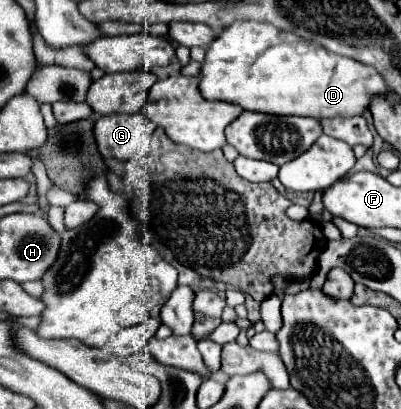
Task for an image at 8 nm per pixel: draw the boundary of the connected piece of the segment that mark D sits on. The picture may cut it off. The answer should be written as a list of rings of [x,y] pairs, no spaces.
[[[233,21],[227,29],[223,29],[215,41],[211,41],[211,45],[207,45],[207,53],[205,53],[205,63],[200,69],[200,74],[195,76],[199,79],[199,91],[205,99],[219,99],[219,101],[229,101],[235,105],[241,105],[247,111],[259,111],[259,113],[271,113],[271,115],[299,115],[299,117],[353,117],[353,115],[363,115],[363,111],[369,107],[369,95],[371,93],[379,93],[385,89],[383,77],[369,65],[363,65],[355,59],[343,57],[343,55],[335,55],[331,51],[325,51],[321,45],[315,45],[311,41],[305,41],[301,37],[293,37],[293,33],[287,31],[279,31],[275,25],[271,23],[257,23],[257,21]]]

